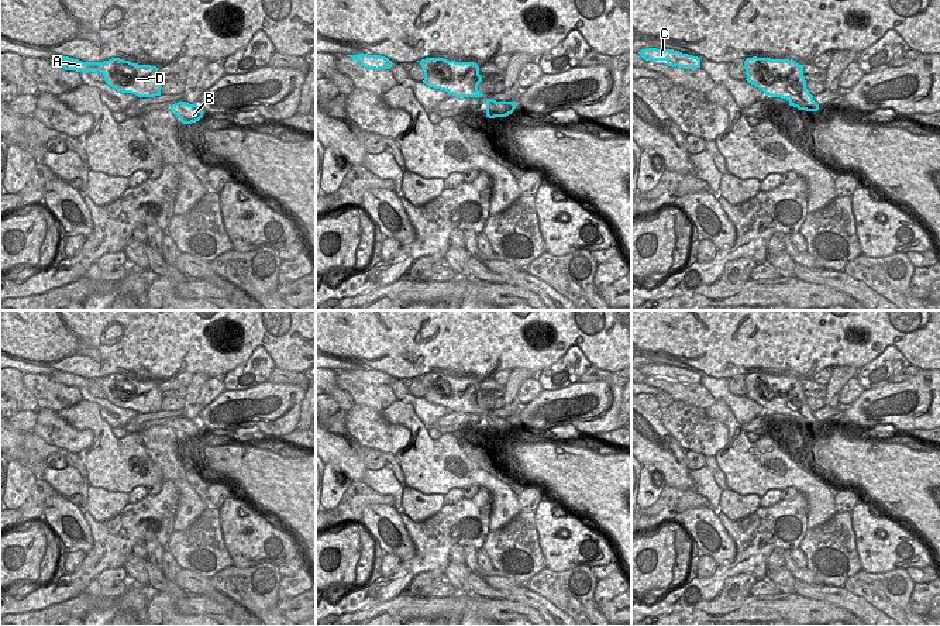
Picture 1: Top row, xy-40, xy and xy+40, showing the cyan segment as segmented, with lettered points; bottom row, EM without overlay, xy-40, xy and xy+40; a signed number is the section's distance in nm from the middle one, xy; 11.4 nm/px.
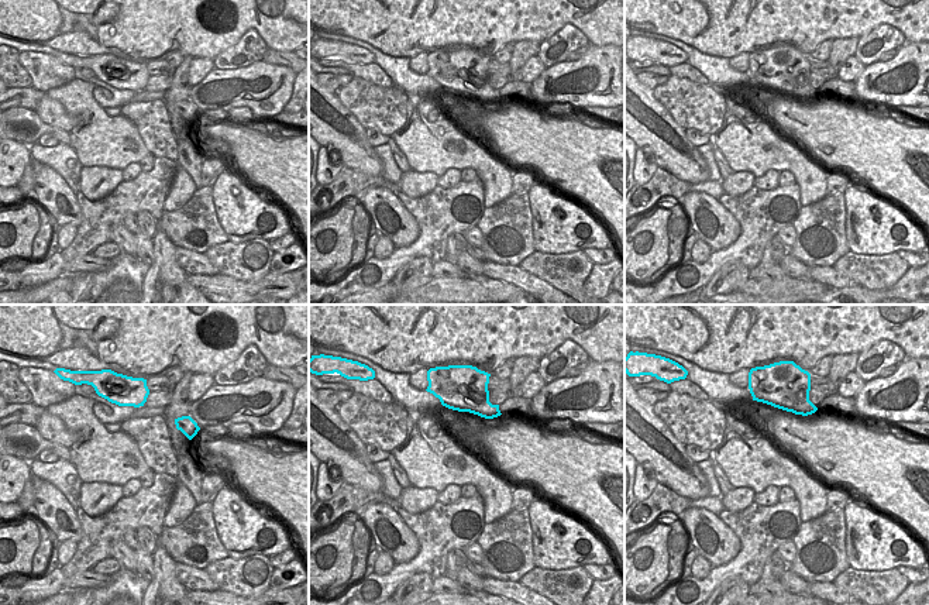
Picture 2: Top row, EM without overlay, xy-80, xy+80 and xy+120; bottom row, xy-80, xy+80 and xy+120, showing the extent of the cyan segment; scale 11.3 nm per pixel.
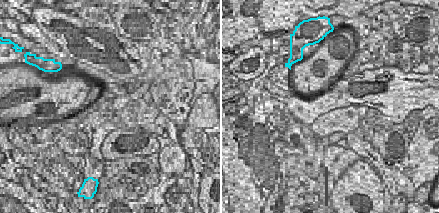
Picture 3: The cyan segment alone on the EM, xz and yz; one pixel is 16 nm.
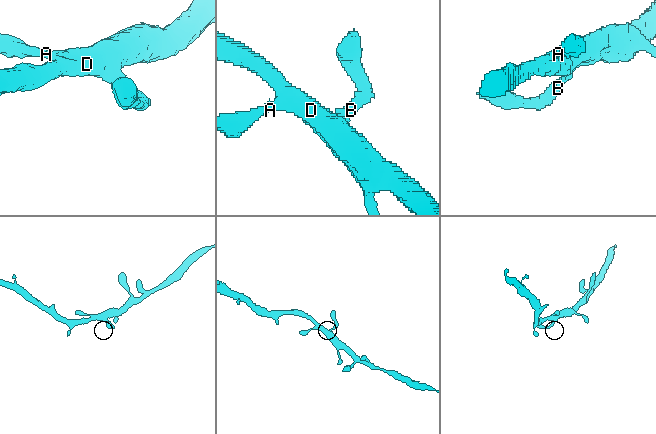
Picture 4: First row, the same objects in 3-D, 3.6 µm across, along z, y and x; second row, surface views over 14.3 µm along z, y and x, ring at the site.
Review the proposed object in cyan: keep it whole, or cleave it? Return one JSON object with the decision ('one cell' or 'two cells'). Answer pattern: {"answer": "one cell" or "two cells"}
{"answer": "one cell"}

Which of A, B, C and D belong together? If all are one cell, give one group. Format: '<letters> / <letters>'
A B C D

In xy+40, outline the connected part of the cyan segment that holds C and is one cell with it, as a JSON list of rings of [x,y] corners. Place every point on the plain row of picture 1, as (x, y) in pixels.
[[[645,364],[641,365],[640,372],[645,376],[665,376],[668,382],[678,382],[684,385],[696,385],[700,383],[700,374],[682,369],[674,365],[657,365],[657,364]]]

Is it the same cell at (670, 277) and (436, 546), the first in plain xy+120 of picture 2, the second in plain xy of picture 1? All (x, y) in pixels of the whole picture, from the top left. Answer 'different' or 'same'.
same

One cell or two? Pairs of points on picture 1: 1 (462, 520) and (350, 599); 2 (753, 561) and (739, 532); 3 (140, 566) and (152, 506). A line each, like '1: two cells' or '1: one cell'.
1: one cell
2: one cell
3: two cells

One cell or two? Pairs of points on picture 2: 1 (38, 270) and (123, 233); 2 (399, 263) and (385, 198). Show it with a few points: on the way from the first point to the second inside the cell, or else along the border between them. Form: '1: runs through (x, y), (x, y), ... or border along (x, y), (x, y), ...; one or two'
1: border along (121, 222), (110, 227), (109, 240); two
2: border along (415, 219), (419, 236), (412, 243), (395, 248); two

